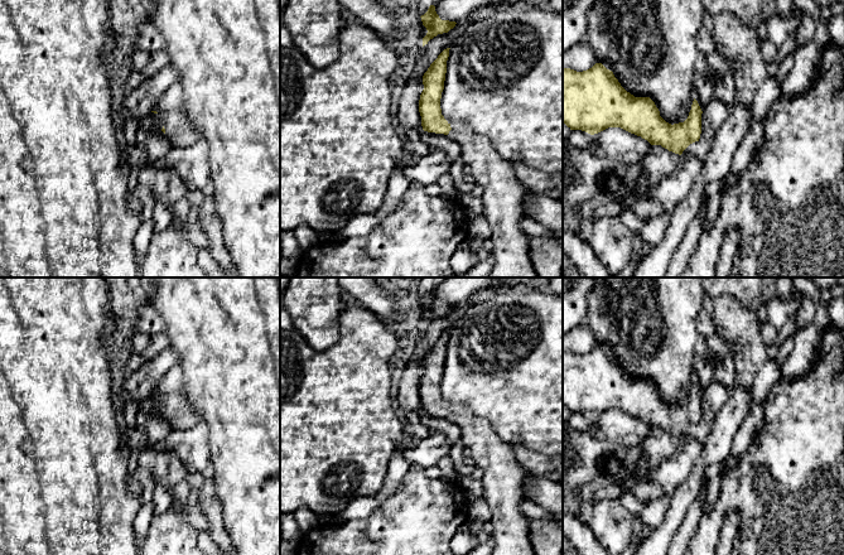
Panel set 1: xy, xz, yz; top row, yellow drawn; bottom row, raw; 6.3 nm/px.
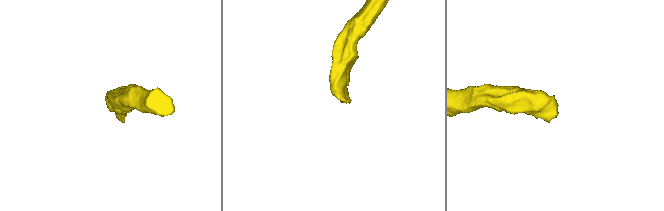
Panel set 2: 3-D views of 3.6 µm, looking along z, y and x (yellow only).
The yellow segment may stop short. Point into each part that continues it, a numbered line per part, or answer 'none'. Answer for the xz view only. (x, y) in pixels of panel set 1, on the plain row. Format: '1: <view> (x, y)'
1: xz (502, 478)

